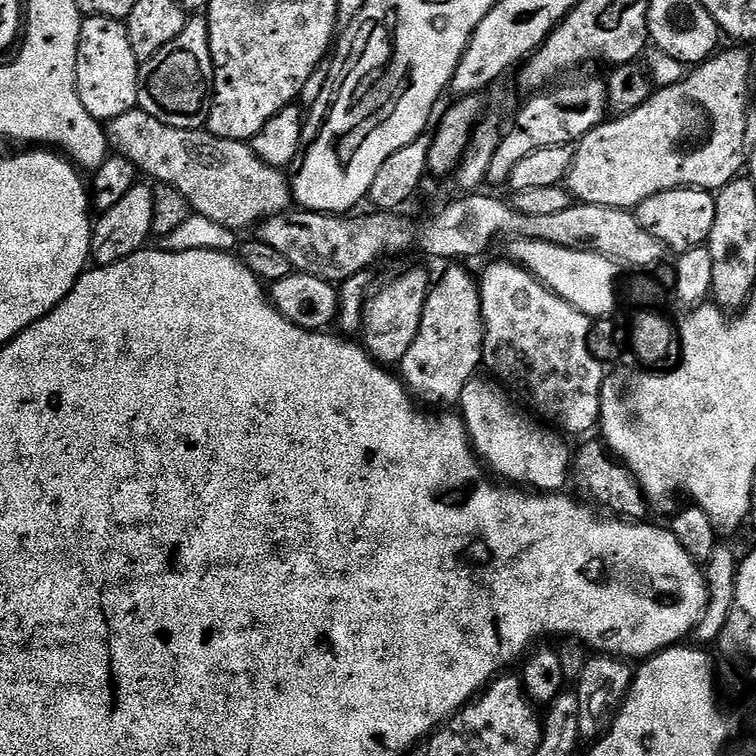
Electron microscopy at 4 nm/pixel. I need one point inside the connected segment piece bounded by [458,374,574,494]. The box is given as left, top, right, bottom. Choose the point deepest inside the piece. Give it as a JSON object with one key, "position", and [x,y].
{"position":[524,451]}

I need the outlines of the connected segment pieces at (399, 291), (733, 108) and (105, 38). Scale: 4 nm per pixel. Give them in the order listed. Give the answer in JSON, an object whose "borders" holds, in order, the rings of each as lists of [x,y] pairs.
{"borders":[[[[412,268],[405,276],[390,281],[376,297],[373,295],[365,303],[362,344],[377,364],[396,366],[402,358],[406,358],[406,350],[410,350],[414,338],[418,338],[418,330],[422,326],[422,314],[428,301],[429,291],[430,280],[428,284],[427,274],[420,268]]],[[[732,46],[729,52],[720,50],[703,64],[695,65],[685,75],[683,80],[678,81],[674,86],[656,88],[652,96],[634,114],[617,116],[600,124],[594,130],[590,130],[575,145],[576,157],[572,163],[572,169],[568,172],[566,187],[579,203],[593,204],[594,206],[610,206],[611,208],[626,208],[635,210],[646,198],[654,194],[662,194],[666,190],[675,188],[702,188],[705,190],[719,190],[728,185],[731,180],[737,179],[746,168],[746,147],[744,148],[744,131],[748,128],[748,95],[752,92],[752,60],[743,52],[743,47]]],[[[89,16],[81,19],[78,58],[76,59],[76,89],[78,98],[82,98],[82,106],[86,106],[86,114],[90,114],[95,120],[107,122],[118,118],[118,114],[126,114],[132,108],[137,107],[141,63],[130,46],[130,34],[125,21],[115,20],[109,16]]]]}

